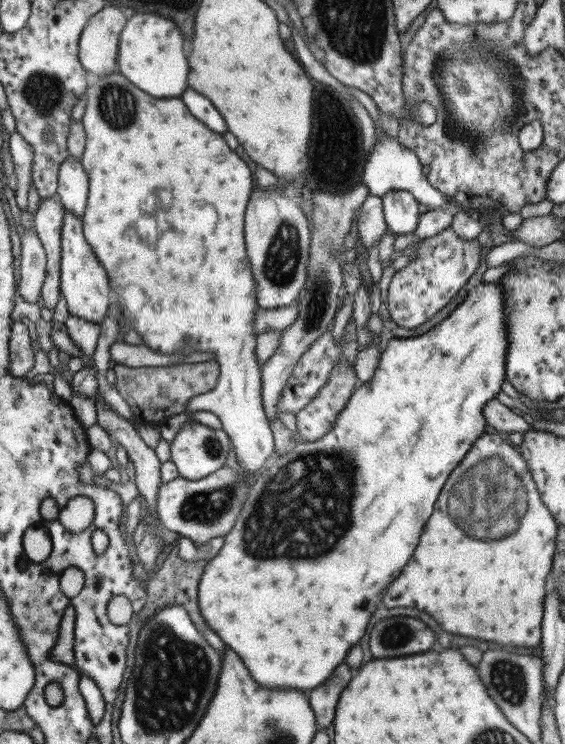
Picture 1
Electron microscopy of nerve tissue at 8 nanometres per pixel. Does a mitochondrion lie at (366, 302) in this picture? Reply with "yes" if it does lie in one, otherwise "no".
no

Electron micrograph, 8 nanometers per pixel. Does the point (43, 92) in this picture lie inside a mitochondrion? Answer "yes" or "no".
yes

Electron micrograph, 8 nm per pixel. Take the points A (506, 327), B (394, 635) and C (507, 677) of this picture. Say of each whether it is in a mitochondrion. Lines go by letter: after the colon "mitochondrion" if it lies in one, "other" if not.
A: other
B: mitochondrion
C: mitochondrion

